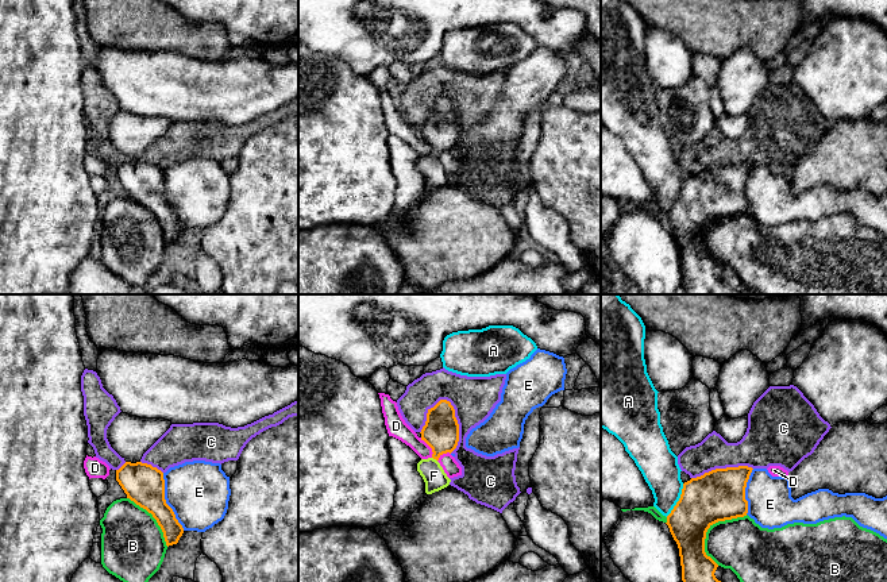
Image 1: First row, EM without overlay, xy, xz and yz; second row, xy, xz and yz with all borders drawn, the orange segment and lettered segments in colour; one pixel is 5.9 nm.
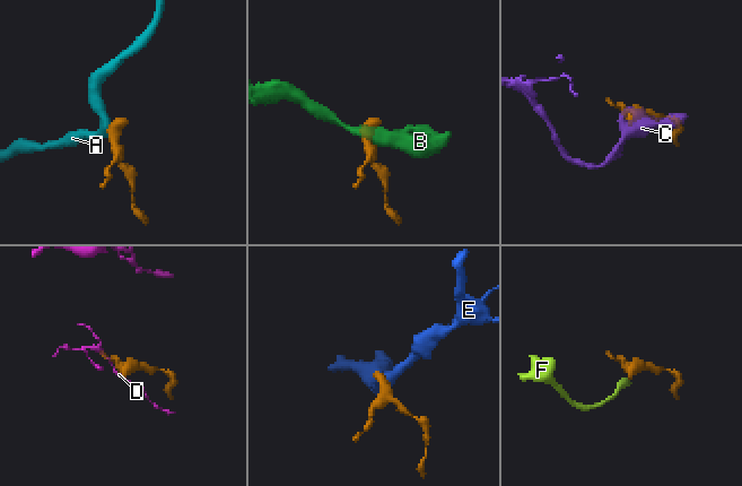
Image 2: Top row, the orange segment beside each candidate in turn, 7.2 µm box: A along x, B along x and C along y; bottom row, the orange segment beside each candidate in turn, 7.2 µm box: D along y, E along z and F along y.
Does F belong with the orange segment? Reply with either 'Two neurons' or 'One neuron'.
One neuron

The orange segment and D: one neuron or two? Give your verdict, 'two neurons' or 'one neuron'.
two neurons

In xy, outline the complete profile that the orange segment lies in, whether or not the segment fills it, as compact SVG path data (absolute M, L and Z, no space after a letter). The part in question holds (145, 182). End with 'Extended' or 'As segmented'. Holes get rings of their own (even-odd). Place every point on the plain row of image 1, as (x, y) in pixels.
M126 159L116 167L116 178L127 196L153 212L163 230L166 243L177 242L184 226L166 201L163 170L147 161Z. As segmented

